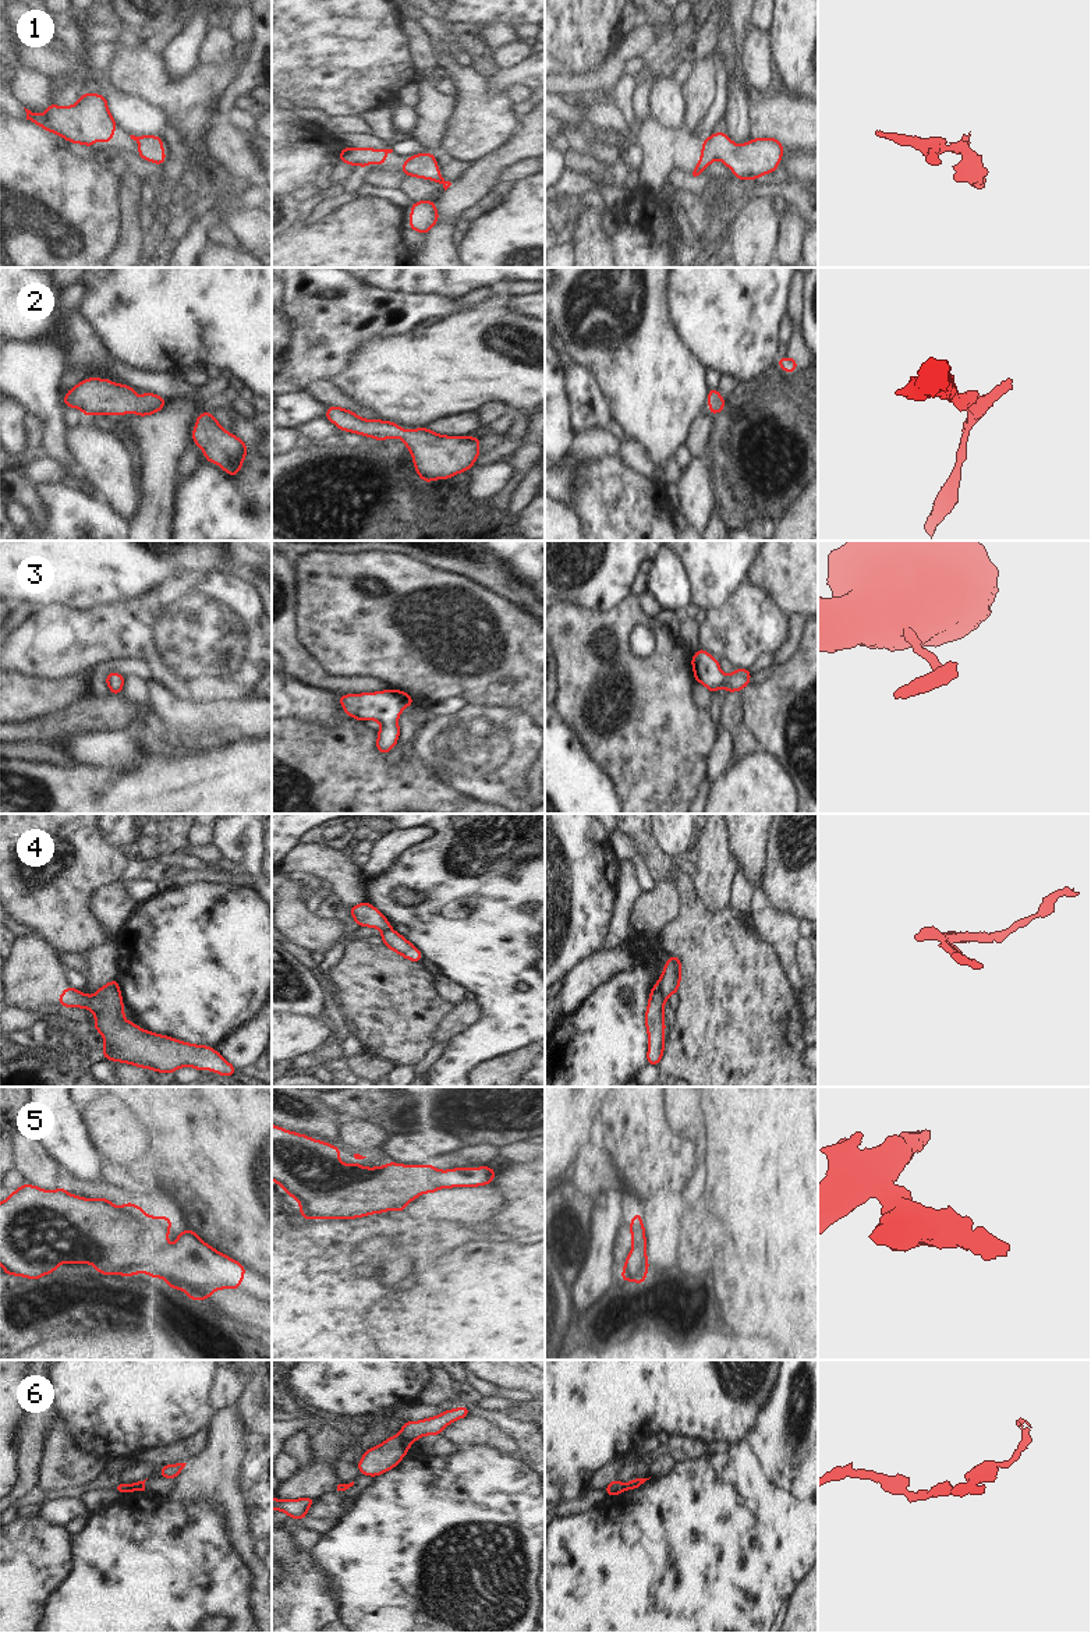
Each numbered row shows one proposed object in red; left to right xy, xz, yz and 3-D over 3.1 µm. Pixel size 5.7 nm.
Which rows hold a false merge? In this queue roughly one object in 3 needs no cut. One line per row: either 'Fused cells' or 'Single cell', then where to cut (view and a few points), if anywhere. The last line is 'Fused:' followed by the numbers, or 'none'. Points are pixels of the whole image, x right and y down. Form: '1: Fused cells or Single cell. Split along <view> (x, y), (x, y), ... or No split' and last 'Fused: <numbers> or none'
1: Single cell. No split
2: Single cell. No split
3: Single cell. No split
4: Fused cells. Split along yz (658, 983), (659, 992), (665, 1001)
5: Single cell. No split
6: Fused cells. Split along xz (400, 1434), (410, 1442)
Fused: 4, 6.

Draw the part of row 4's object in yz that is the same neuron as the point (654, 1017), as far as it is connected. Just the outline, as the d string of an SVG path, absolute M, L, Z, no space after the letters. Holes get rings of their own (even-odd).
M656 982L649 992L648 1009L645 1013L645 1026L648 1030L648 1056L647 1065L655 1065L662 1060L665 1048L665 998L660 993L659 982Z

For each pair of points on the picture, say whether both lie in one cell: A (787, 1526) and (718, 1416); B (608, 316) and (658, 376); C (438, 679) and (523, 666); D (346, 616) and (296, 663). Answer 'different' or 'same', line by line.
A: different
B: same
C: same
D: different

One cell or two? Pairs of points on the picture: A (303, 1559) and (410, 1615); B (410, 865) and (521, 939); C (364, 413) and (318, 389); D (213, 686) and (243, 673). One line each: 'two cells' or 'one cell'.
A: two cells
B: one cell
C: one cell
D: one cell

